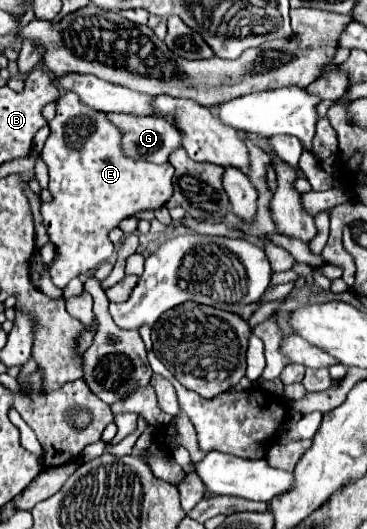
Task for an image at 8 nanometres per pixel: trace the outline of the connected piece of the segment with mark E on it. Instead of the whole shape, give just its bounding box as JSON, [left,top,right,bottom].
[40,92,174,288]

